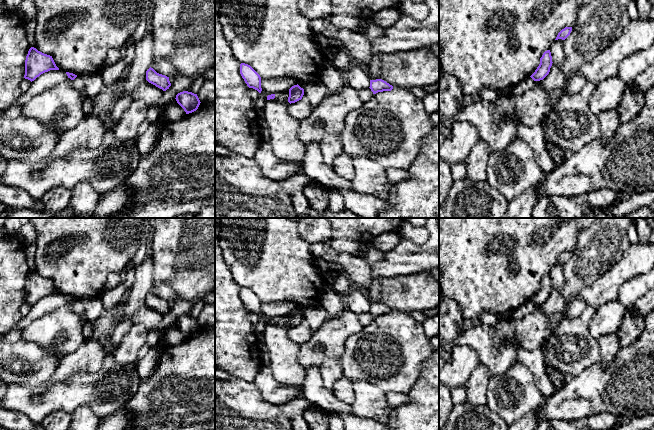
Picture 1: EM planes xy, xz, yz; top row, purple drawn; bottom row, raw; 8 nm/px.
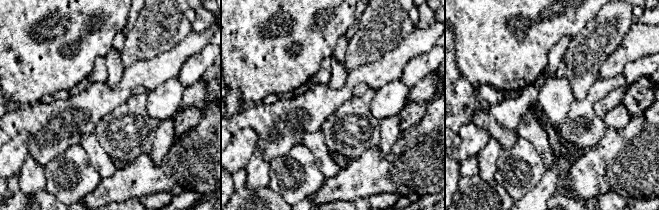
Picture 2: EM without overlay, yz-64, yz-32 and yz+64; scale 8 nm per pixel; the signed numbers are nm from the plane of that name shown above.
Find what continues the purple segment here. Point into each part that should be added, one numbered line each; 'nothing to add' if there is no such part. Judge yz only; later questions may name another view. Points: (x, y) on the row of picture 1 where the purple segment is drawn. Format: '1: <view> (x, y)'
nothing to add

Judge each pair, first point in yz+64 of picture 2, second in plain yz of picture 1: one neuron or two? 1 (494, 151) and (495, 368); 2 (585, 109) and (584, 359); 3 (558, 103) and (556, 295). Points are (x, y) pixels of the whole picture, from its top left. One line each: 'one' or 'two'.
1: two
2: one
3: one

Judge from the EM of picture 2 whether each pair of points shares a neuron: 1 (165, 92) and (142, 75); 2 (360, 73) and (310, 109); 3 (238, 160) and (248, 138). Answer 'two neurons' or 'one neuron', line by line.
1: two neurons
2: one neuron
3: one neuron

